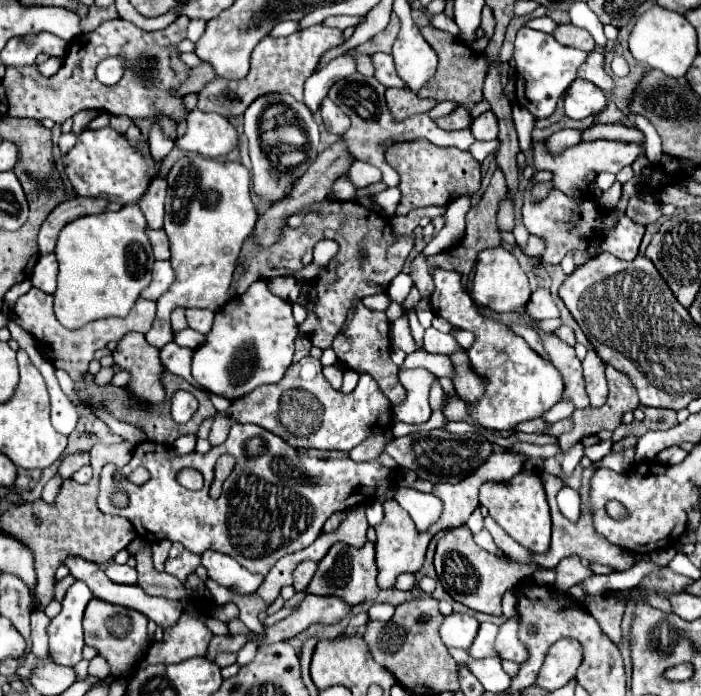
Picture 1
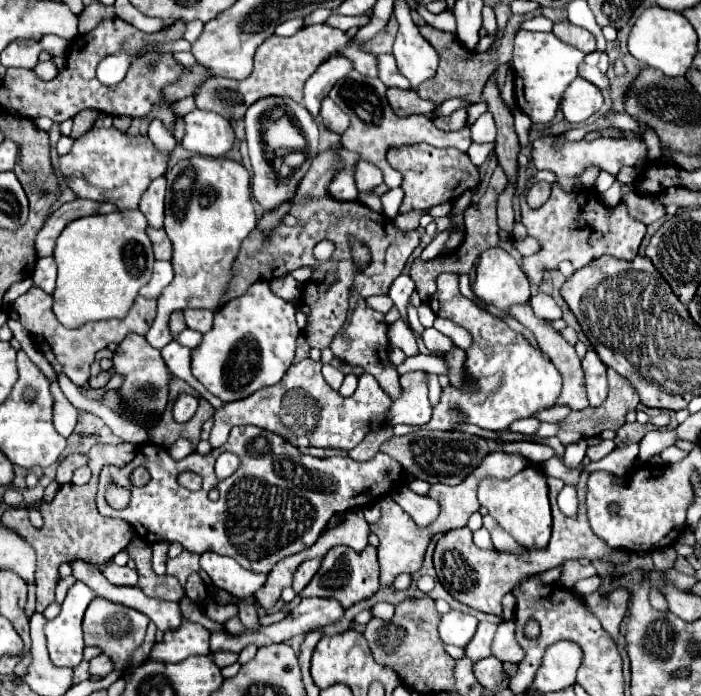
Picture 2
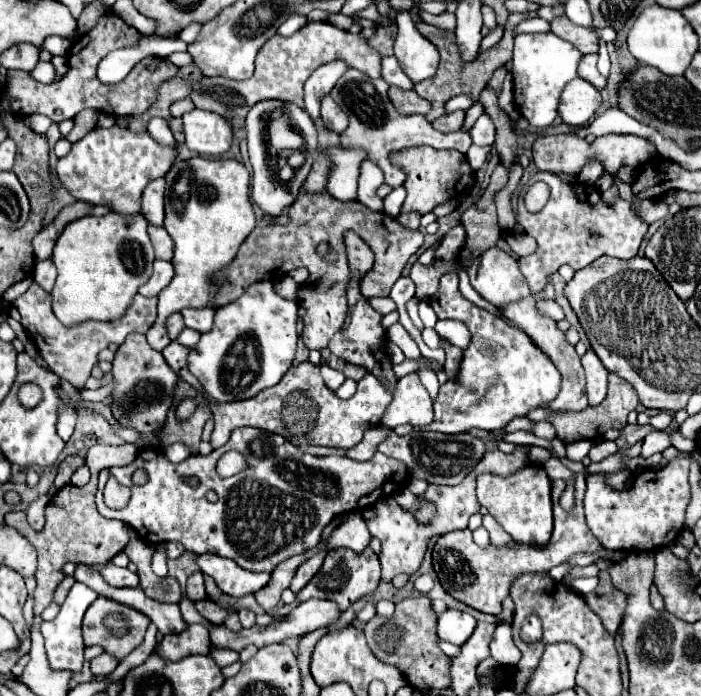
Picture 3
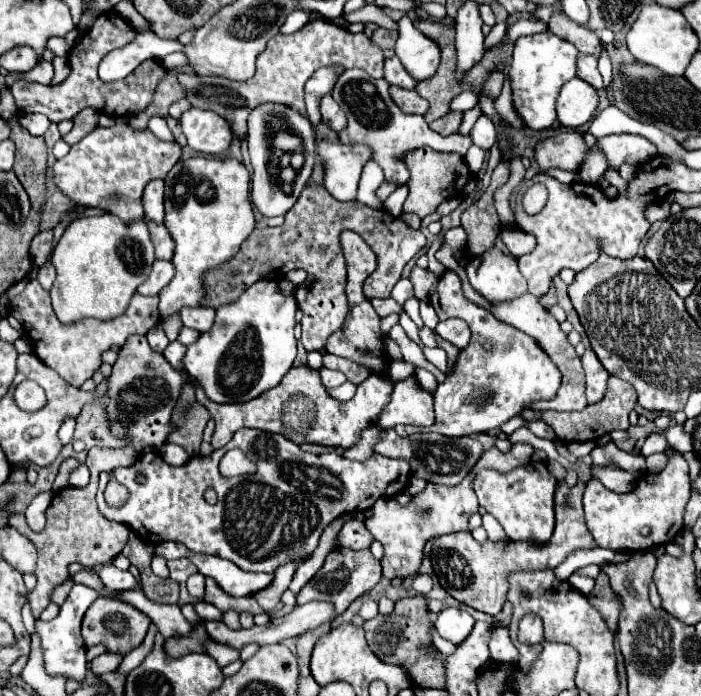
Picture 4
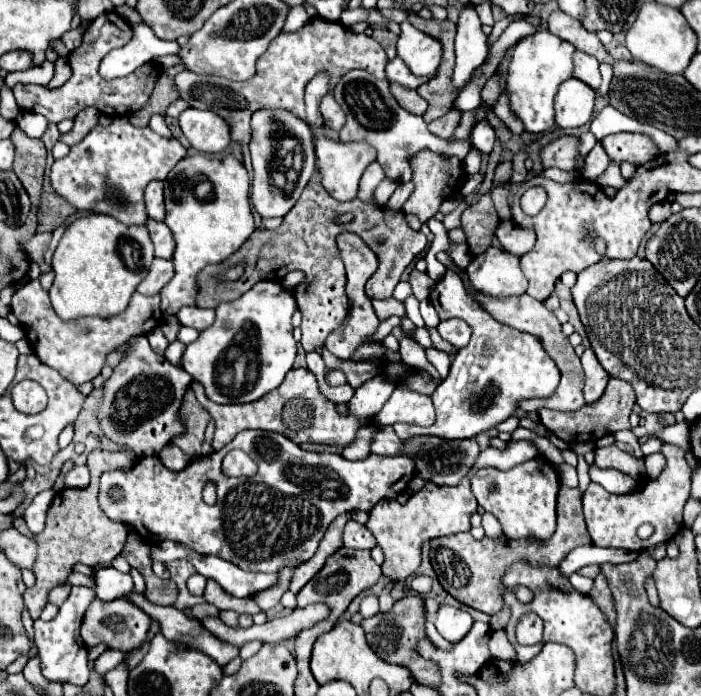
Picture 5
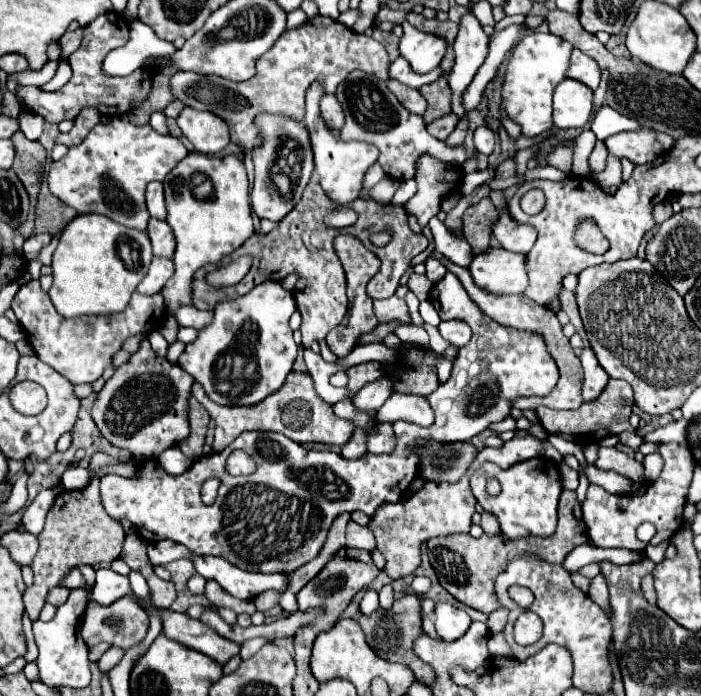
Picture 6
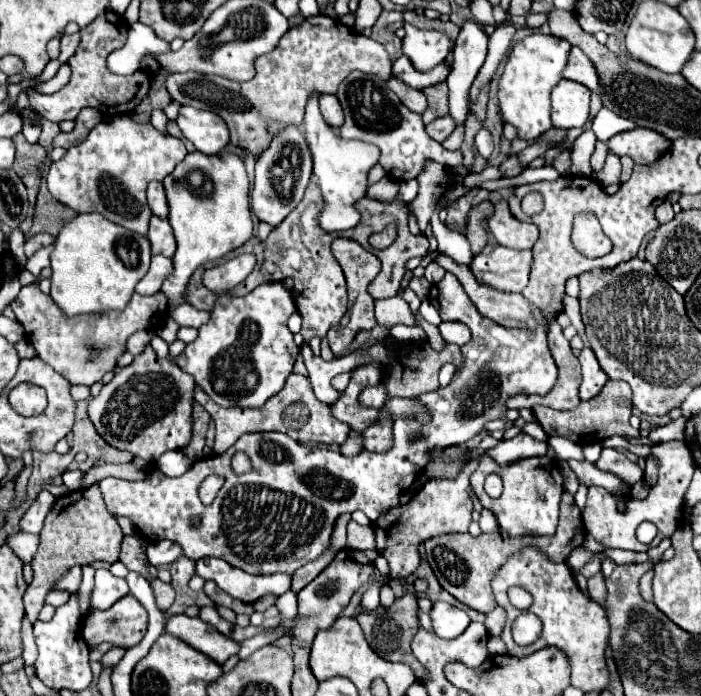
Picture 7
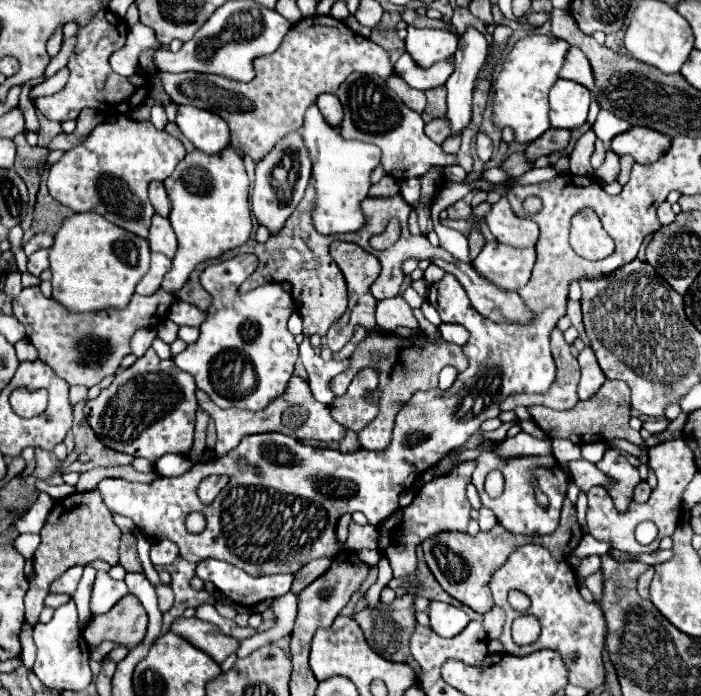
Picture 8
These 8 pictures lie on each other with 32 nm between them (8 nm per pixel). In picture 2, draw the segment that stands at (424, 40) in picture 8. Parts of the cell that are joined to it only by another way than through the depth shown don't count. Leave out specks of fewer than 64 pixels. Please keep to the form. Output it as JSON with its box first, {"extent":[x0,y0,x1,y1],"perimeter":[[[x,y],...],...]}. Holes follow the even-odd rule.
{"extent":[394,4,438,90],"perimeter":[[[396,4],[394,16],[398,18],[400,30],[394,42],[394,58],[398,64],[398,70],[404,78],[408,78],[412,90],[418,90],[418,86],[432,78],[438,68],[438,54],[436,50],[420,36],[418,26],[412,22],[410,6],[408,4]]]}

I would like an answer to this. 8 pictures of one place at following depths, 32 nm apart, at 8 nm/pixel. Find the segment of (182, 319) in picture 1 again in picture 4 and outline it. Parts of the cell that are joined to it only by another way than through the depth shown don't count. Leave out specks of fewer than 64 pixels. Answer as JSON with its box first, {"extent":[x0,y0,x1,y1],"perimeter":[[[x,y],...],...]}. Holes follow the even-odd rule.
{"extent":[164,314,182,340],"perimeter":[[[178,314],[164,320],[164,332],[166,332],[168,340],[176,340],[176,336],[180,334],[180,328],[182,328],[182,320]]]}

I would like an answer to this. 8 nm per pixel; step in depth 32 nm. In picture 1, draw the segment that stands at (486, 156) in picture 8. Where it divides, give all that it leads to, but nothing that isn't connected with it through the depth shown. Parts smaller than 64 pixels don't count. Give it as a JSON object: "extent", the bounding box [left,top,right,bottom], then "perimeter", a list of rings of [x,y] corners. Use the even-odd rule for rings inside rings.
{"extent":[470,110,498,140],"perimeter":[[[492,110],[480,114],[472,126],[470,126],[472,134],[476,136],[476,140],[492,140],[498,136],[498,124],[496,124],[496,114]]]}

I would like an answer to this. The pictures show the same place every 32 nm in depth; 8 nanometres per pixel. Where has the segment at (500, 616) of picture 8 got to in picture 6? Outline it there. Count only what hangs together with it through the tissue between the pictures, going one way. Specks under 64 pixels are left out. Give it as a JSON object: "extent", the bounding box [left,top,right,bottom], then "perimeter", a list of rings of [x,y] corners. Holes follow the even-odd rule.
{"extent":[488,608,508,634],"perimeter":[[[498,608],[496,612],[492,612],[492,614],[488,616],[488,628],[490,628],[490,632],[492,632],[492,634],[502,632],[506,620],[508,620],[508,610],[506,610],[506,608]]]}

